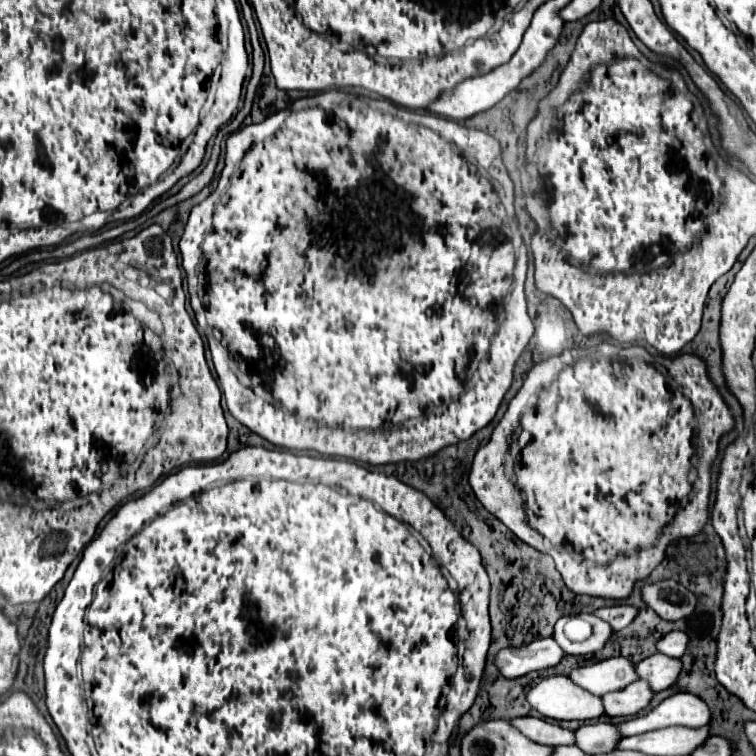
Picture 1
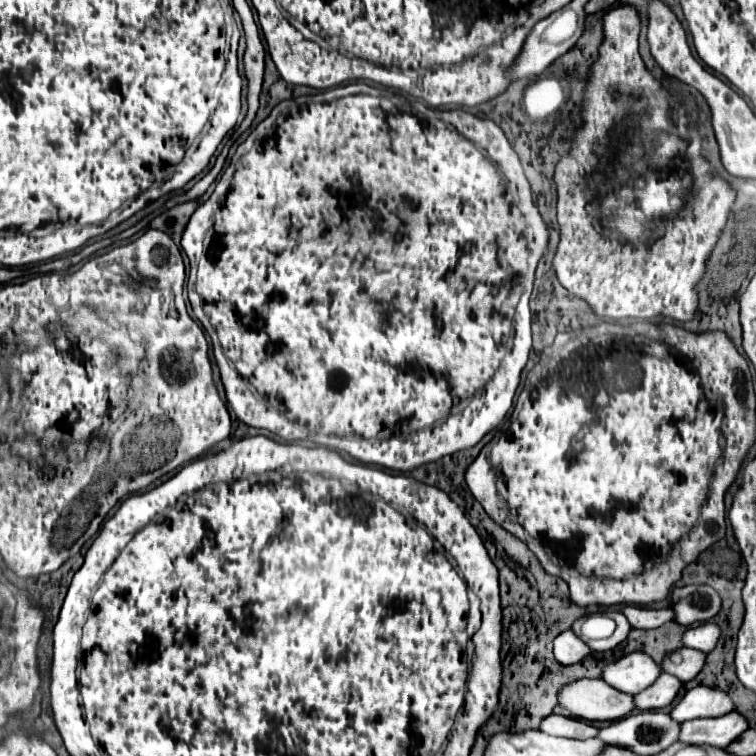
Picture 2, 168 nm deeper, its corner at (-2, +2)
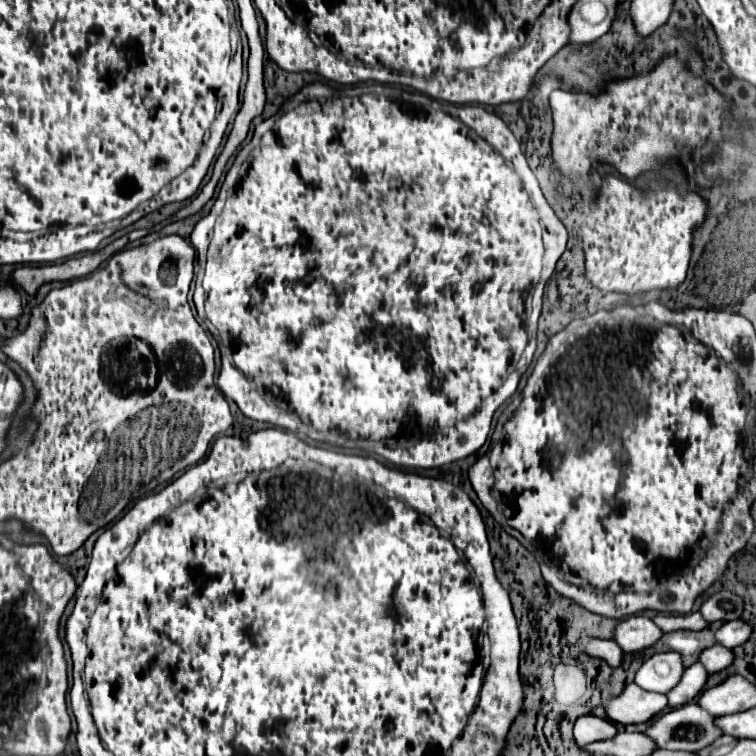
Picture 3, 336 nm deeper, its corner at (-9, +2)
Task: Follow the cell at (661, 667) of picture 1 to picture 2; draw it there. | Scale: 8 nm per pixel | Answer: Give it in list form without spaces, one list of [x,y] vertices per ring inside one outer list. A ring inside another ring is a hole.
[[[683,647],[683,649],[677,649],[675,653],[667,655],[661,665],[663,665],[663,671],[667,671],[667,673],[679,677],[683,683],[687,683],[703,669],[705,657],[707,655],[697,649]]]

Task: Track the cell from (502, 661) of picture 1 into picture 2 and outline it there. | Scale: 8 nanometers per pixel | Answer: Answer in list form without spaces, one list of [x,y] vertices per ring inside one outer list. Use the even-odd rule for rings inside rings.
[[[565,631],[555,639],[555,659],[561,665],[573,665],[589,657],[593,651],[589,651],[589,645],[585,645],[583,639],[579,639],[573,631]]]

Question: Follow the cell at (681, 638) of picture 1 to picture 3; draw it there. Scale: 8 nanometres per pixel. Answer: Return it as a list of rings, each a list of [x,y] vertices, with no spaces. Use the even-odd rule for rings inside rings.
[[[736,619],[736,621],[728,621],[724,623],[716,633],[714,633],[714,639],[718,645],[726,647],[726,649],[734,649],[738,645],[742,645],[746,639],[748,639],[748,623],[744,623],[742,619]]]

